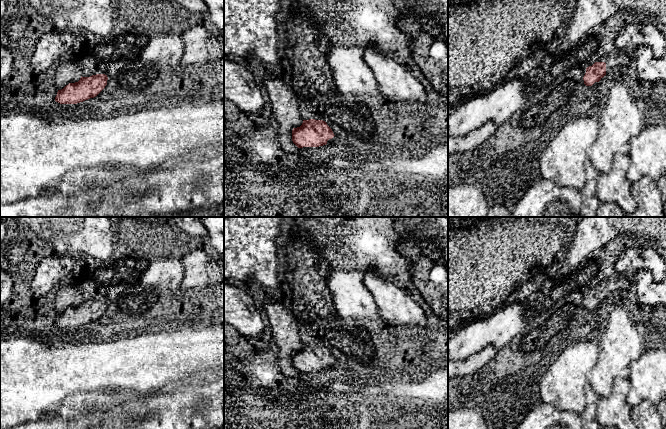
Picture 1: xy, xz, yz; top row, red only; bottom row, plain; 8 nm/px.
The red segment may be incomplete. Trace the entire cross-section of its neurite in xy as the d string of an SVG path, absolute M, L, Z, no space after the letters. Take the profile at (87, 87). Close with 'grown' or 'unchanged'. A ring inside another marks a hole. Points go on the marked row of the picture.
M96 74L82 77L78 82L69 83L58 90L55 101L60 104L77 104L96 97L107 85L108 77L105 74Z; unchanged

